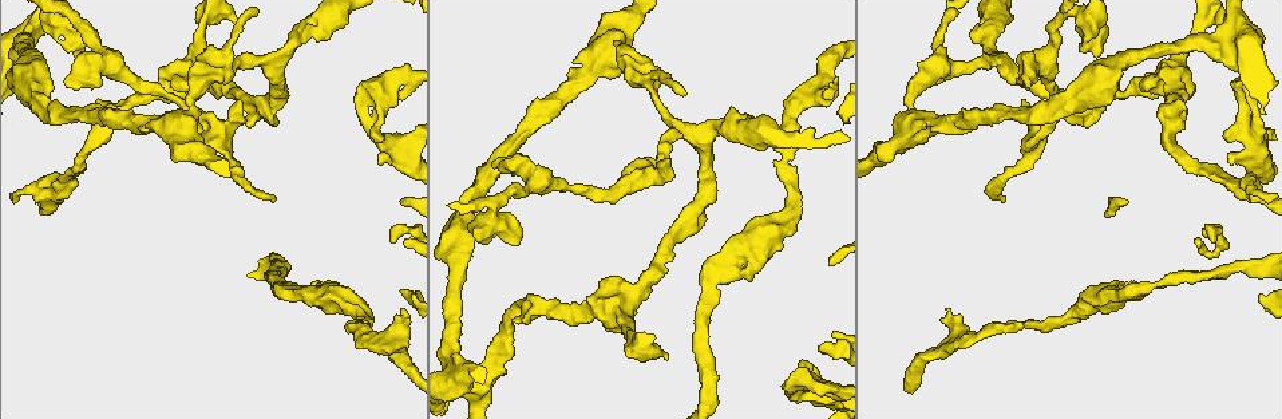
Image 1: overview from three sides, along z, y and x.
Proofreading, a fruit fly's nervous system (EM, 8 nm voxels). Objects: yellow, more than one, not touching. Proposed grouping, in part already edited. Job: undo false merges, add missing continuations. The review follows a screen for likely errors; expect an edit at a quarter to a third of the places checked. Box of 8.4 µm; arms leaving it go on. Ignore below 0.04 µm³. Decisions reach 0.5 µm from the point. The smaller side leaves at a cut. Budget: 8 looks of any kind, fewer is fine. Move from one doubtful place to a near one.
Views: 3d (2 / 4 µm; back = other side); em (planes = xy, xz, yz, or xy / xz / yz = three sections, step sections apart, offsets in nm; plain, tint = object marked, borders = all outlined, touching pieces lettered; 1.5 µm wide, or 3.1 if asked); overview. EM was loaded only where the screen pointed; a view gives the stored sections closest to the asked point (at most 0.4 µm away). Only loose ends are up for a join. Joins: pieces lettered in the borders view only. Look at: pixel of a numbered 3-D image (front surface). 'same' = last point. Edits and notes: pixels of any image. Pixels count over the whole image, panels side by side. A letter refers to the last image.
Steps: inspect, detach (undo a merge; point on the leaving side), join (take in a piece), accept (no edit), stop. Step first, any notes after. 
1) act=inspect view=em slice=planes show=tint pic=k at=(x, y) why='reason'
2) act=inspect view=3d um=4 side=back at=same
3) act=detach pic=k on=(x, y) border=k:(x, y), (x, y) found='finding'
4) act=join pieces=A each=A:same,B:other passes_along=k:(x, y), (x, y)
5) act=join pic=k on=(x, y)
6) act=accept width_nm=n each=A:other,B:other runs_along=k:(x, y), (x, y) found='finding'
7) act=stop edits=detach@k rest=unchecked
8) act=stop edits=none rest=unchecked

act=inspect view=em slice=xy step=8 show=tint pic=1 at=(989, 26) why='thick turns thin'

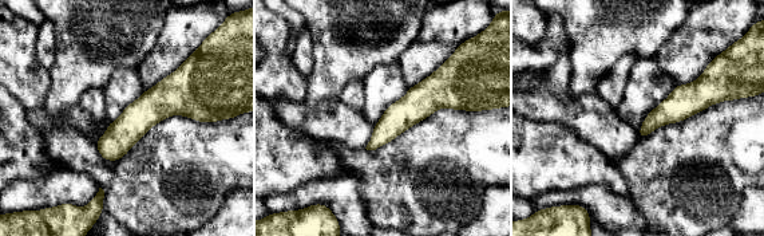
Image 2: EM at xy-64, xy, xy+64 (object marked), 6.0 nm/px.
act=inspect view=em slice=planes show=borders at=same

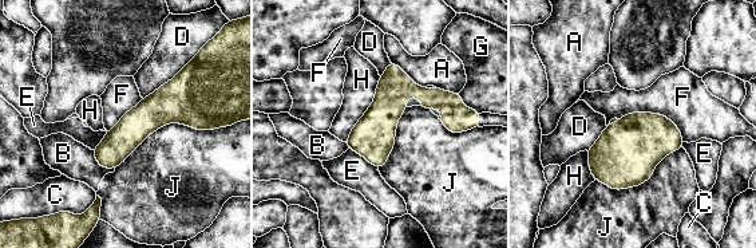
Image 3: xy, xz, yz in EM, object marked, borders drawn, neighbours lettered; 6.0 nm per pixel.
act=accept each=A:other,B:other,C:other,D:other,E:other,F:other,G:other,H:other,J:other border=3:(618, 118), (664, 114), (684, 141) found='continuous, no second cell'

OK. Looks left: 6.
act=inspect view=3d um=4 pic=1 at=(274, 197)

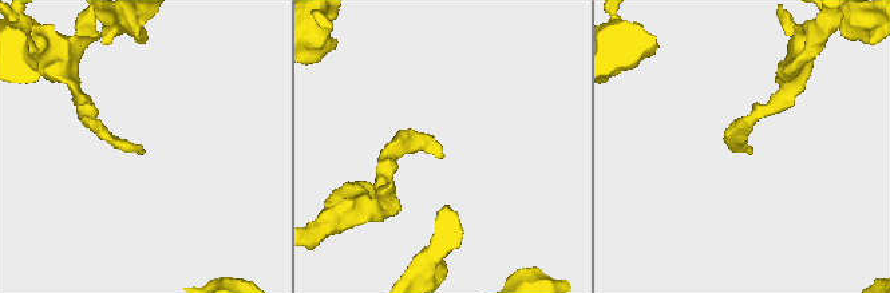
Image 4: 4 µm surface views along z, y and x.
act=inspect view=em slice=planes show=borders pic=4 at=(748, 153) why='shape alone is not enough'

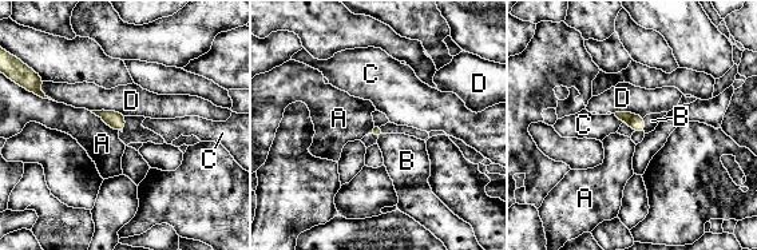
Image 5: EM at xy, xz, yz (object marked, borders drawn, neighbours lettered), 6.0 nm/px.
act=join pieces=B each=A:other,B:same,C:other,D:other passes_along=5:(637, 122), (645, 124), (652, 120) found='it goes on there'

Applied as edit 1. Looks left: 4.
act=inspect view=overview

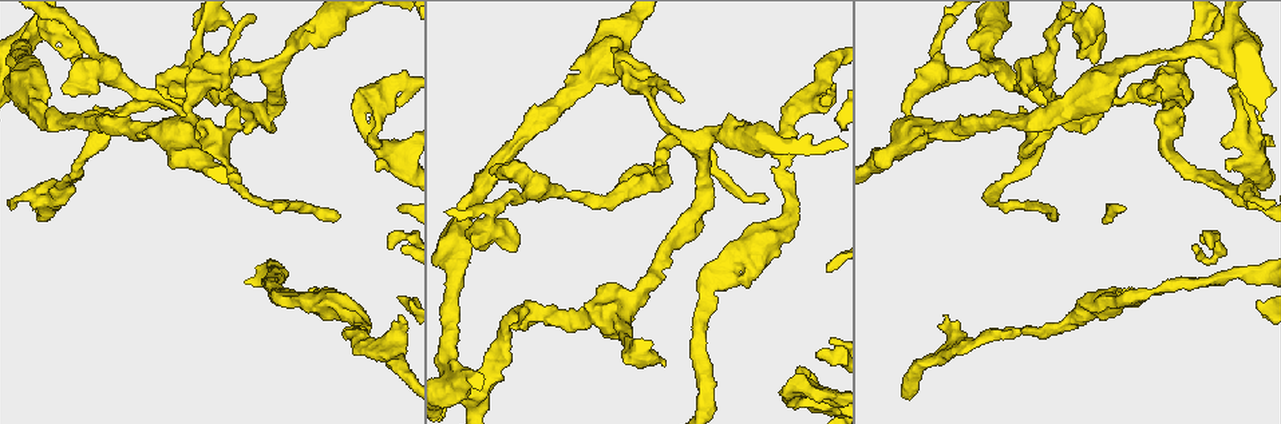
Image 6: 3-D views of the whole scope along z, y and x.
act=inspect view=3d um=2 pic=6 at=(943, 82) why='calibre changes'

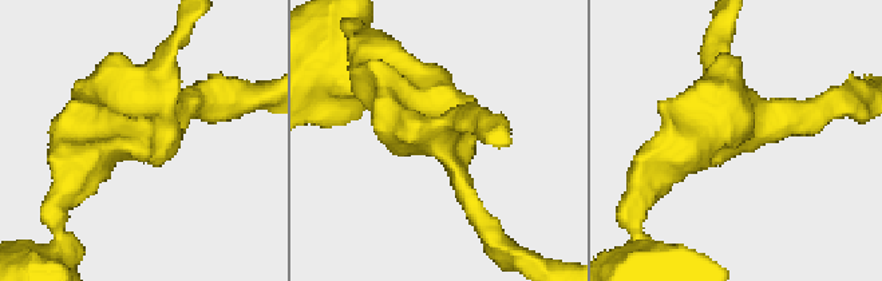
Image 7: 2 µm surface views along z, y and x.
act=inspect view=em slice=planes show=borders pic=7 at=(747, 133) why='now the EM'

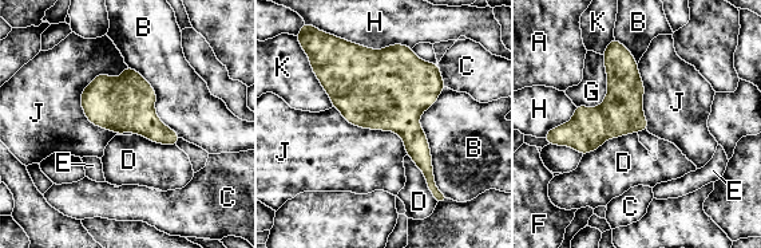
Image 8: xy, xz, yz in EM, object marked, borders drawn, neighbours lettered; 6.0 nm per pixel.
act=accept each=A:other,B:other,C:other,D:other,E:other,F:other,G:other,H:other,J:other,K:other border=8:(127, 66), (80, 97), (115, 134) found='one cell here'

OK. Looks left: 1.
act=stop edits=join@5 rest=unchecked

